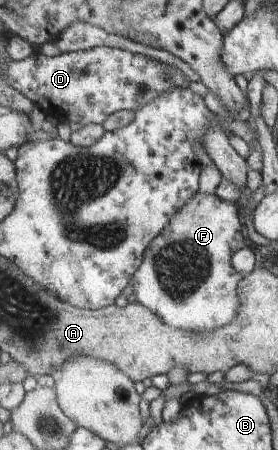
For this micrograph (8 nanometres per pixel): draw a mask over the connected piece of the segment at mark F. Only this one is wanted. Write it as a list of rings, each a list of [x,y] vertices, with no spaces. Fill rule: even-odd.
[[[198,192],[173,216],[167,228],[146,250],[141,268],[134,274],[133,292],[137,302],[145,305],[157,318],[185,330],[217,330],[231,324],[239,310],[238,287],[245,275],[233,264],[233,256],[249,243],[244,232],[243,213],[237,202],[219,199],[215,194]]]

